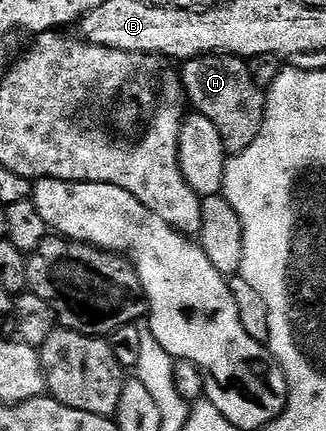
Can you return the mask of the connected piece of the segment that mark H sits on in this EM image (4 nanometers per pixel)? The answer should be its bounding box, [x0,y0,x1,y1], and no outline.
[180,53,266,154]

